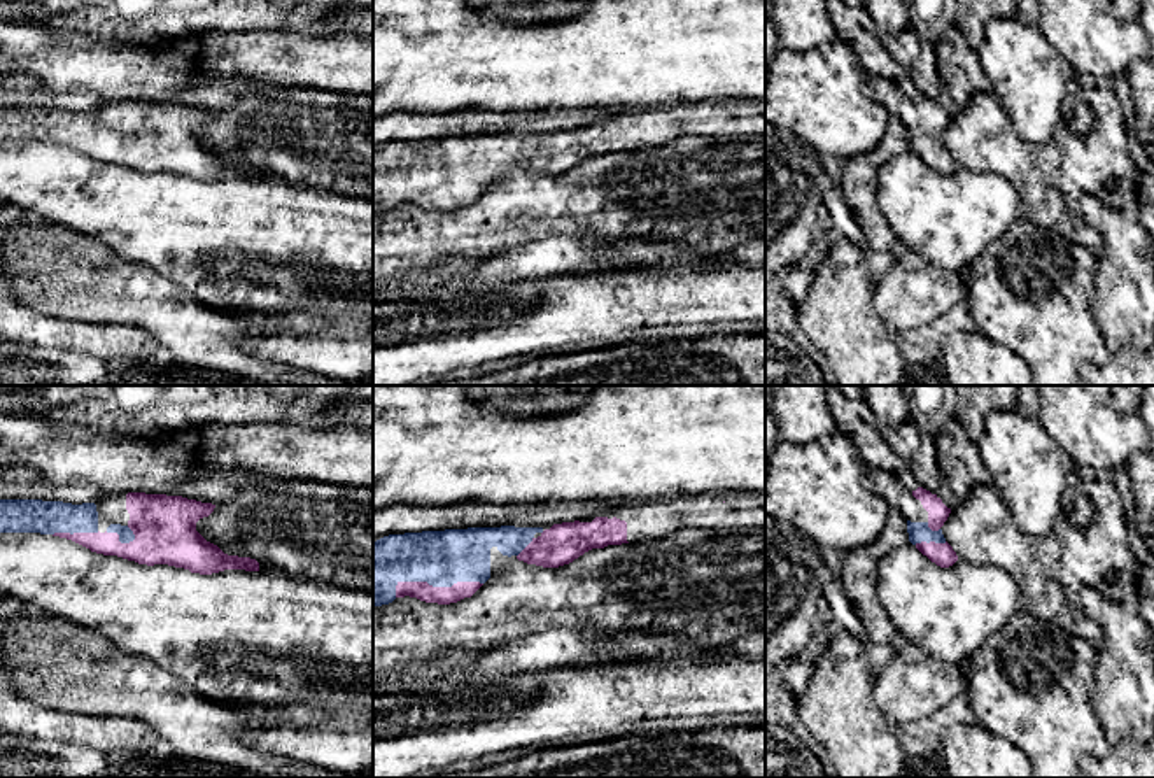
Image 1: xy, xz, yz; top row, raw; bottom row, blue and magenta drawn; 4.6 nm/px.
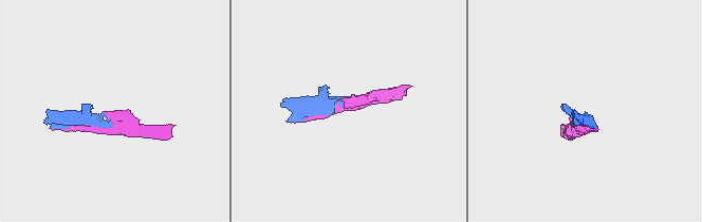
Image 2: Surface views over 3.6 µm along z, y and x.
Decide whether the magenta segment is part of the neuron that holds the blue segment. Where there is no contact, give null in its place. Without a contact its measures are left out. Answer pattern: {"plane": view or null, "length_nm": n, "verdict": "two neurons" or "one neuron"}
{"plane": "xz", "length_nm": 420, "verdict": "one neuron"}

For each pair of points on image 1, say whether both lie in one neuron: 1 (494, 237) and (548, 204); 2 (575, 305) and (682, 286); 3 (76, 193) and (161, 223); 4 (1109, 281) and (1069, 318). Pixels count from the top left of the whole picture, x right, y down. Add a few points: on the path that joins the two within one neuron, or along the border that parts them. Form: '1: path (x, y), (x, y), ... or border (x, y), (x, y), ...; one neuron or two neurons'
1: path (508, 223), (524, 207), (534, 207); one neuron
2: path (601, 305), (655, 298); one neuron
3: path (97, 198), (140, 216); one neuron
4: border (1093, 311), (1093, 318), (1109, 344); two neurons

